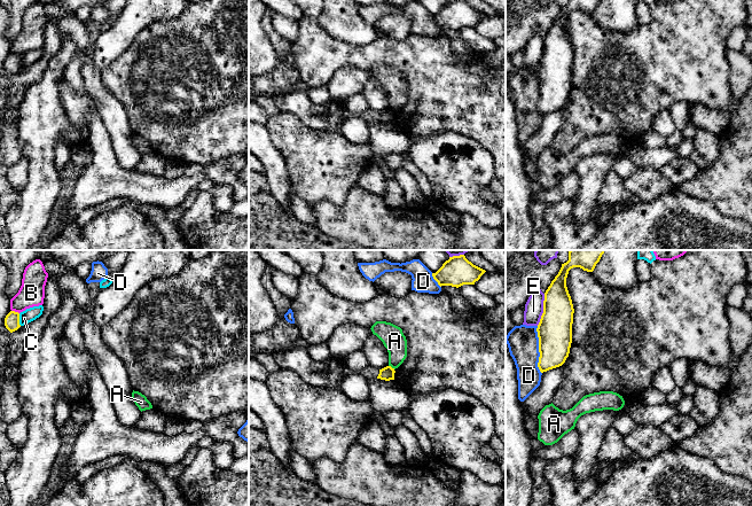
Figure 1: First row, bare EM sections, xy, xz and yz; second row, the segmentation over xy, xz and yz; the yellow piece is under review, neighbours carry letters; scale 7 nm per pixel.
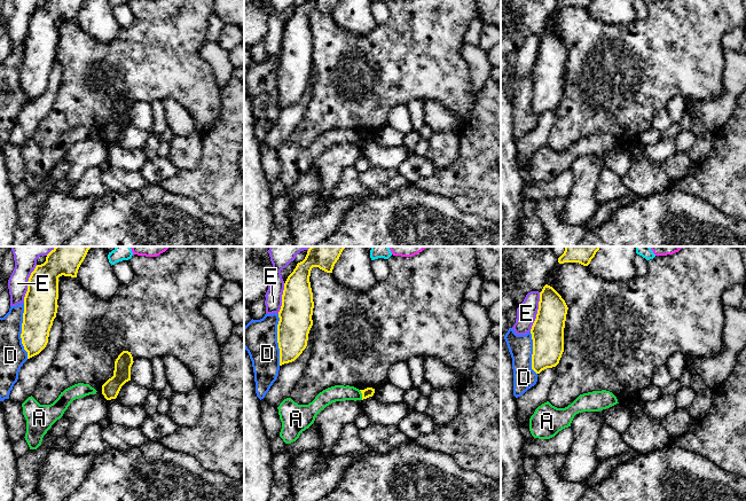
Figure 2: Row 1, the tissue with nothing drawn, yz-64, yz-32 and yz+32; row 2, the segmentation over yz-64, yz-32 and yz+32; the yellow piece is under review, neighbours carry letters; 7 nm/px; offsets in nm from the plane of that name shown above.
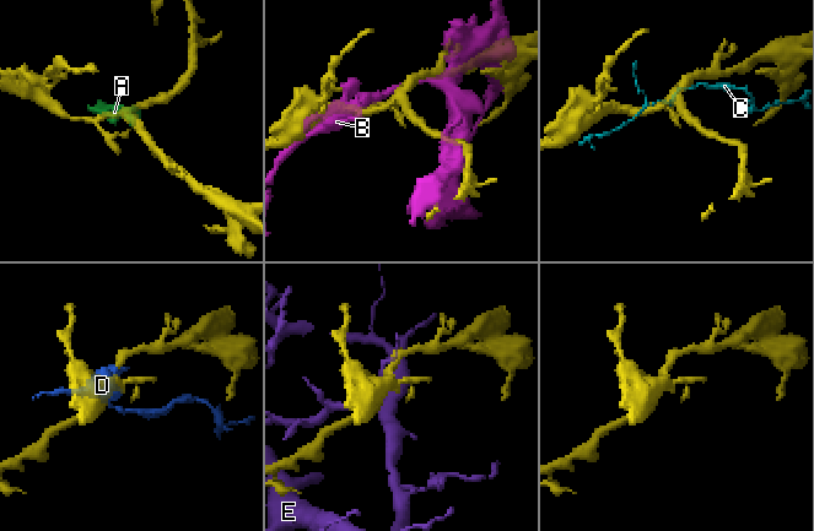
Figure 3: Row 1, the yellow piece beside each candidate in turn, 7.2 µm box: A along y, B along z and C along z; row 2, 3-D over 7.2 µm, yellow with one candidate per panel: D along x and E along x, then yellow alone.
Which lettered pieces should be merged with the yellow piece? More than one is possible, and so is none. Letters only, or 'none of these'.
none of these

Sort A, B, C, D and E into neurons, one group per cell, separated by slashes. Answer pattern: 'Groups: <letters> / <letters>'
Groups: A / B / C / D / E

